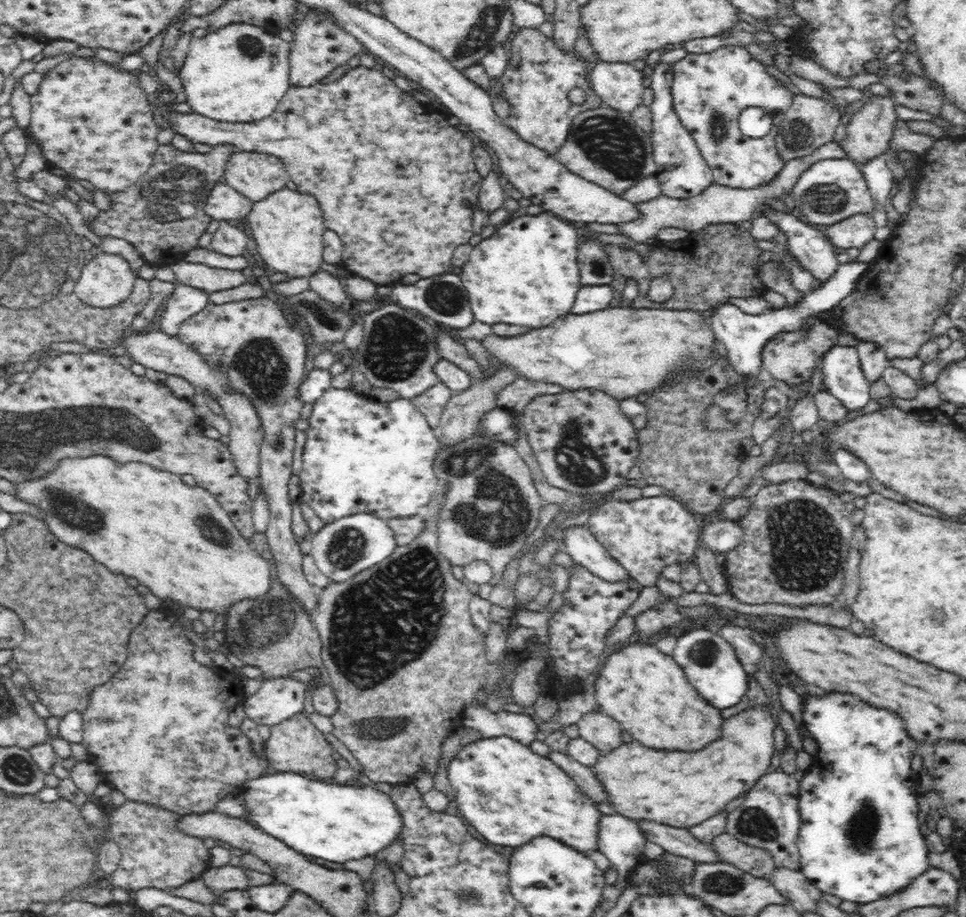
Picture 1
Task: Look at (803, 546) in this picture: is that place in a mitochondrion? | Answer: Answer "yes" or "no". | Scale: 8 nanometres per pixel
yes

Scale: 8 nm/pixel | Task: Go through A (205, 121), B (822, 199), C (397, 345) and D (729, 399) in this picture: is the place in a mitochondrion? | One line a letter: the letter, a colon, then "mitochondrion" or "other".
A: other
B: mitochondrion
C: mitochondrion
D: mitochondrion

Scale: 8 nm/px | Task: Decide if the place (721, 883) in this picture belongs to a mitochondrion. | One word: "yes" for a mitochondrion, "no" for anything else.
yes

